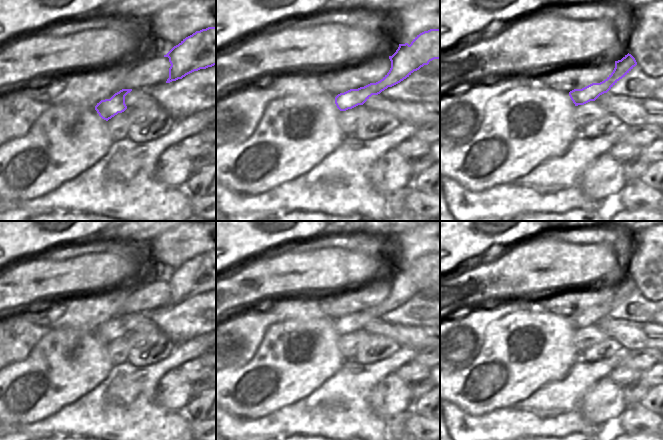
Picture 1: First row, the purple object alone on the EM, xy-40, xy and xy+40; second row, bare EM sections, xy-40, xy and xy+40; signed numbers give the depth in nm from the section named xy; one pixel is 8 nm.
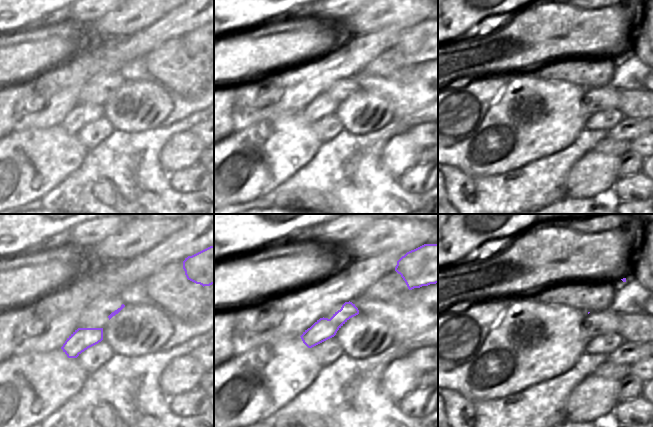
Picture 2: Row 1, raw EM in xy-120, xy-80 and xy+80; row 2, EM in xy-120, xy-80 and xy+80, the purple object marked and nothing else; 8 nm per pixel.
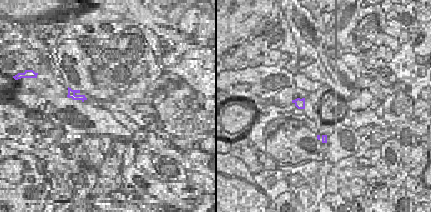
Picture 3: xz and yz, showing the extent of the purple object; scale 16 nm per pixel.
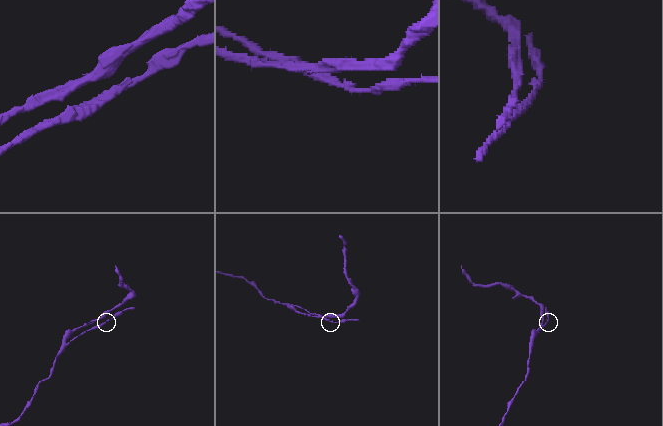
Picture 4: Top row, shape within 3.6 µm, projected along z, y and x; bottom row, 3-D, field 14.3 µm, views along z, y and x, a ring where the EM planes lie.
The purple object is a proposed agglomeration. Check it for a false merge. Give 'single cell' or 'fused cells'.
single cell

